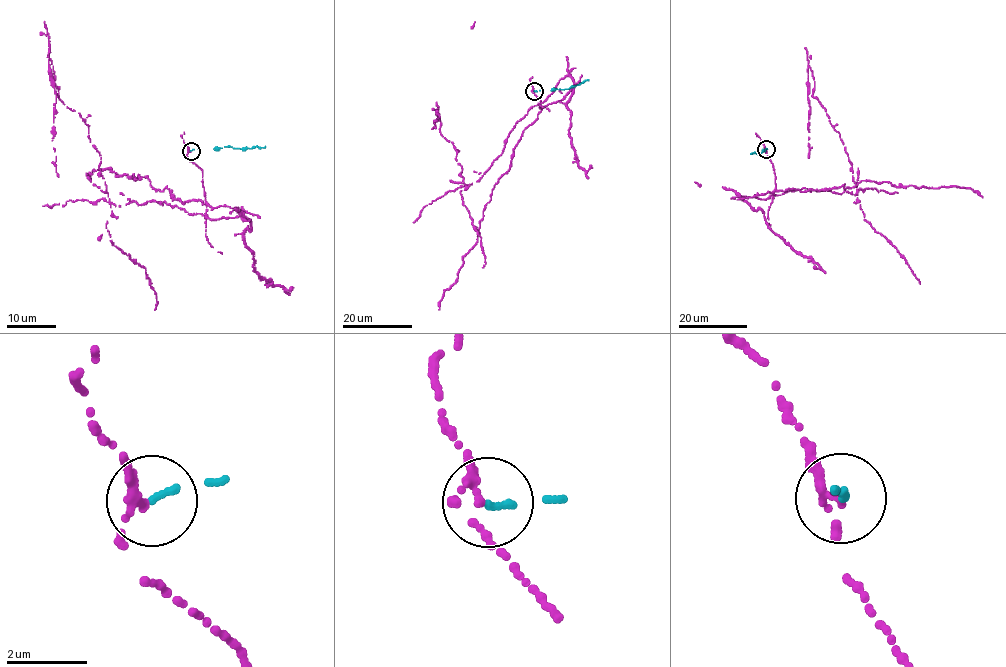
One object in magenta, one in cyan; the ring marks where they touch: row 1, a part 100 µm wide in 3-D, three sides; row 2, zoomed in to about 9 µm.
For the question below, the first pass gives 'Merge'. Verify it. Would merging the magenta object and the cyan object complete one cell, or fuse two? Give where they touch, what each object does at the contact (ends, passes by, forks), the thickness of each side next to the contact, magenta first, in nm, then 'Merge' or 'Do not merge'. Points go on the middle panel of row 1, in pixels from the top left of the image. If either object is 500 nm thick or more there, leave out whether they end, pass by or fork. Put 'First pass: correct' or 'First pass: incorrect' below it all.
Place: (534, 91). At the ring magenta passes by. At the ring cyan ends. Thickness 180 nm (magenta) against 150 nm. Do not merge
First pass: incorrect

